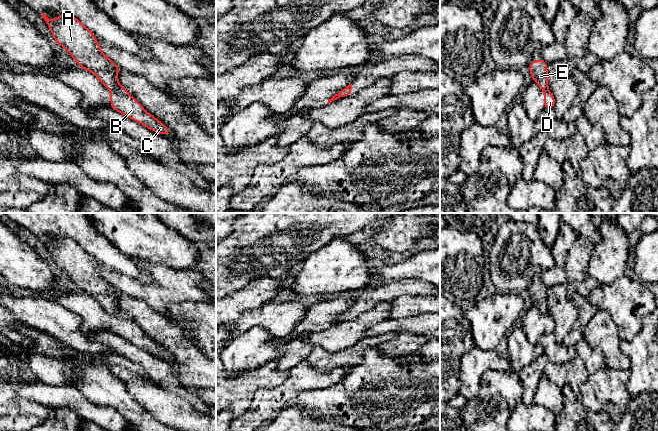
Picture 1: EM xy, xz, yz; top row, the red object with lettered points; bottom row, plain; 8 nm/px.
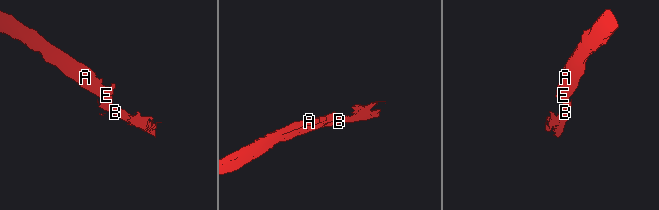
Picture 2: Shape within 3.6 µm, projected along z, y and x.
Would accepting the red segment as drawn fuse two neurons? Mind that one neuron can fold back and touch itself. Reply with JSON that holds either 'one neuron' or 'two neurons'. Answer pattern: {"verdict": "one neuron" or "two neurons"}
{"verdict": "two neurons"}

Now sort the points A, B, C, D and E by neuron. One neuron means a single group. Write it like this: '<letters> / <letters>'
A E / B C D

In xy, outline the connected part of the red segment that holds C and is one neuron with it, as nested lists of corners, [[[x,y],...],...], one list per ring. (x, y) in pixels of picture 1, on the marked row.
[[[111,91],[111,108],[137,121],[150,130],[162,135],[170,135],[171,131],[154,116],[147,113],[142,105],[132,96],[121,95]]]

